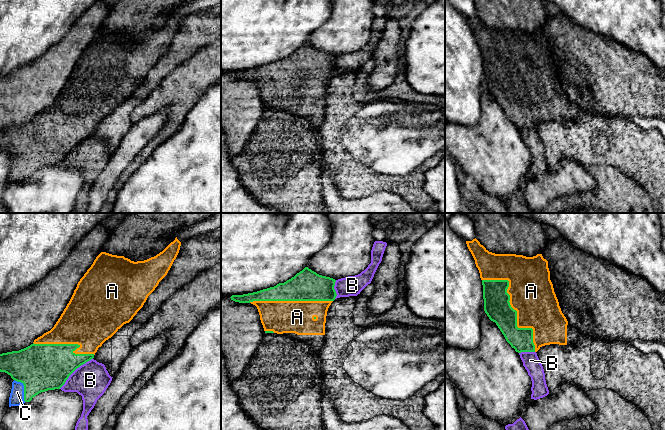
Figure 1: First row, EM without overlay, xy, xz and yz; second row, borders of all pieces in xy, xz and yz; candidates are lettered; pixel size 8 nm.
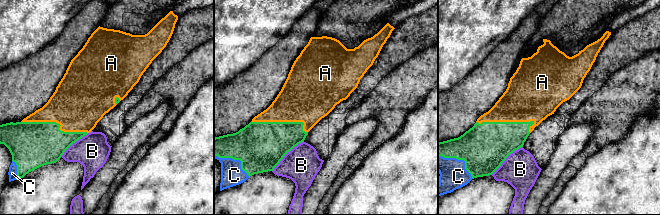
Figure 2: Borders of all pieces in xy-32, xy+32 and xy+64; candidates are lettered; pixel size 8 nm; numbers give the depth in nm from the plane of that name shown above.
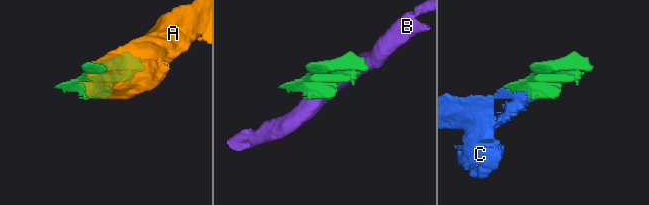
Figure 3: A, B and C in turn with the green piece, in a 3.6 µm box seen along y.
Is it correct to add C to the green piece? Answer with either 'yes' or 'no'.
yes

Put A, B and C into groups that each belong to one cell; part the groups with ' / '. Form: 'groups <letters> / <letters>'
groups A C / B

